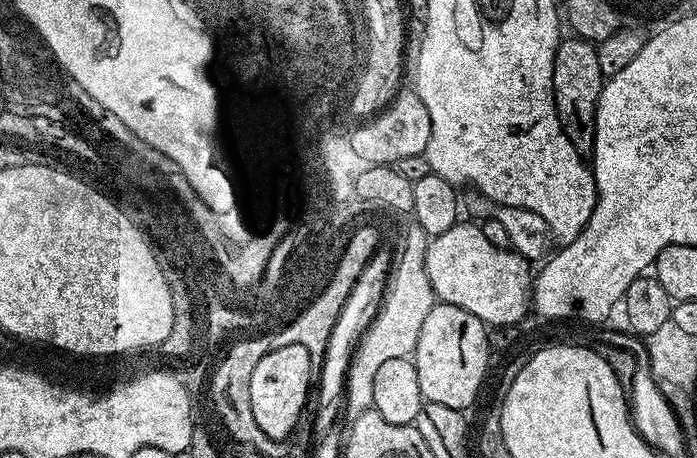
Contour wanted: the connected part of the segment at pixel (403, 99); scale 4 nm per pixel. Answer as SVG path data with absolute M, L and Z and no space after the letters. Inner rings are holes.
M415 90L398 91L383 111L365 119L361 124L364 124L361 128L350 132L350 139L354 154L365 165L395 166L402 158L414 158L427 153L432 133L430 113Z

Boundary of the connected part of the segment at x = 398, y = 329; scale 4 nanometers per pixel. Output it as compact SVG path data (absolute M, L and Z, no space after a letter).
M413 223L411 227L404 240L404 249L401 252L399 250L387 276L381 306L371 327L365 329L359 343L355 345L350 375L346 380L346 400L348 398L348 412L352 418L372 408L374 374L378 374L382 362L390 362L390 358L411 357L415 353L418 334L422 334L422 322L426 322L426 314L430 314L438 302L426 268L430 238L420 224Z

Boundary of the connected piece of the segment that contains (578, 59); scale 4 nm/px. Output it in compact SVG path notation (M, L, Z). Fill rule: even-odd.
M561 39L559 46L556 48L556 53L554 54L554 74L552 75L552 93L554 94L554 102L556 103L556 113L560 119L562 130L566 134L566 138L570 138L574 150L578 150L582 154L588 154L591 153L596 141L598 102L604 89L606 77L602 74L602 66L598 66L596 45L590 40L571 39Z

